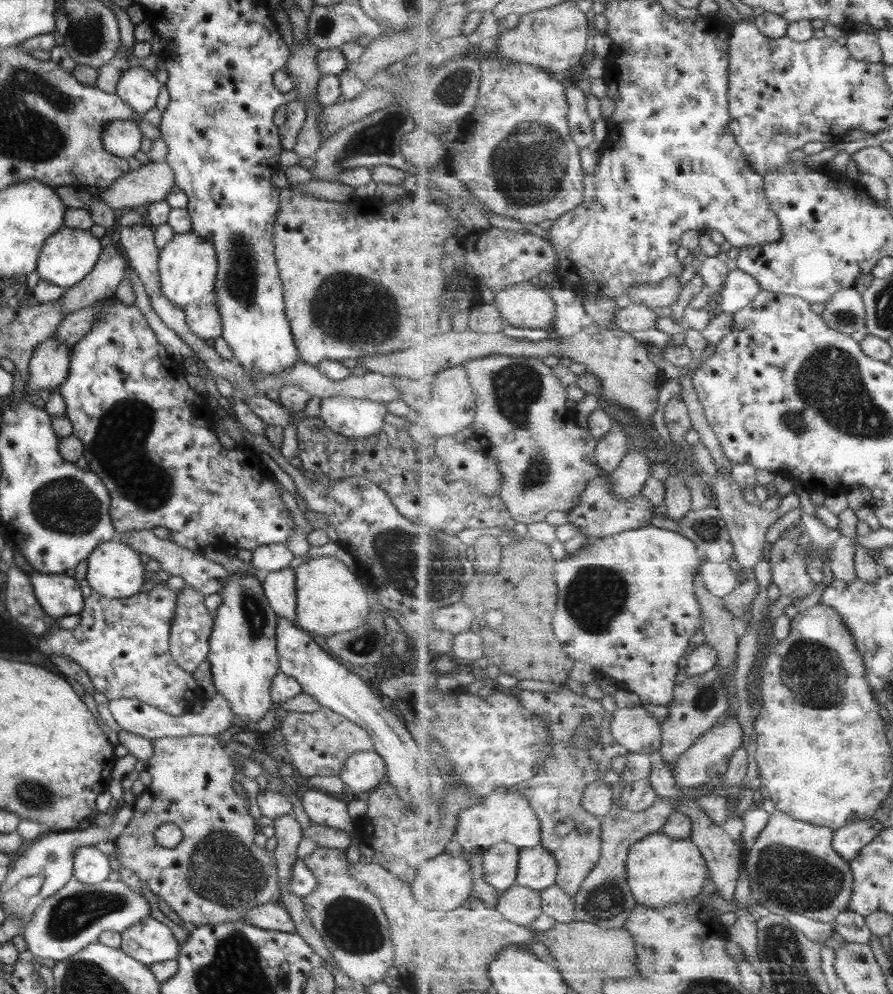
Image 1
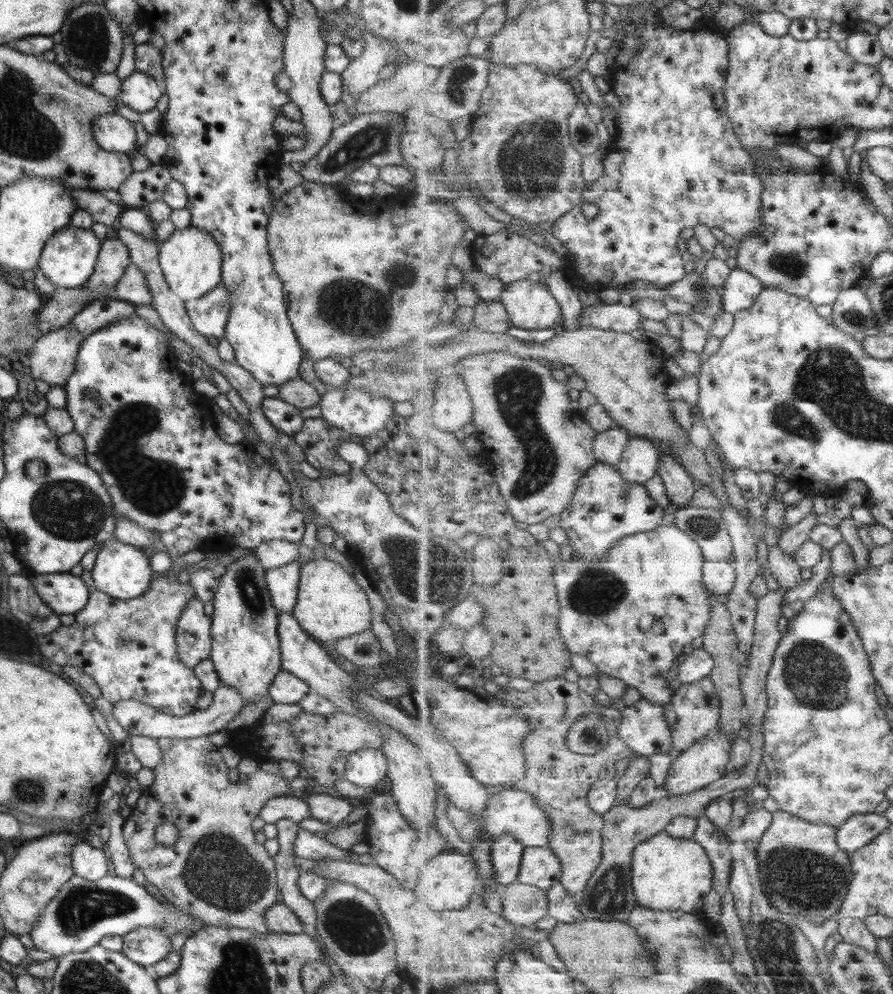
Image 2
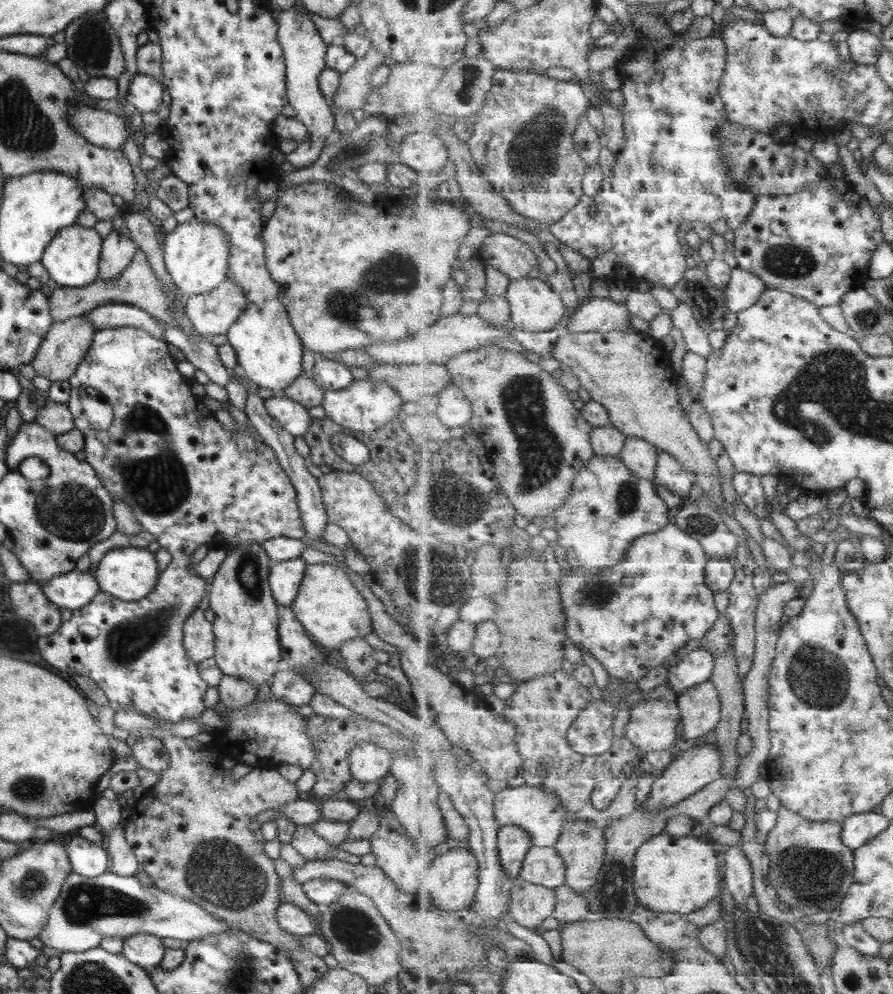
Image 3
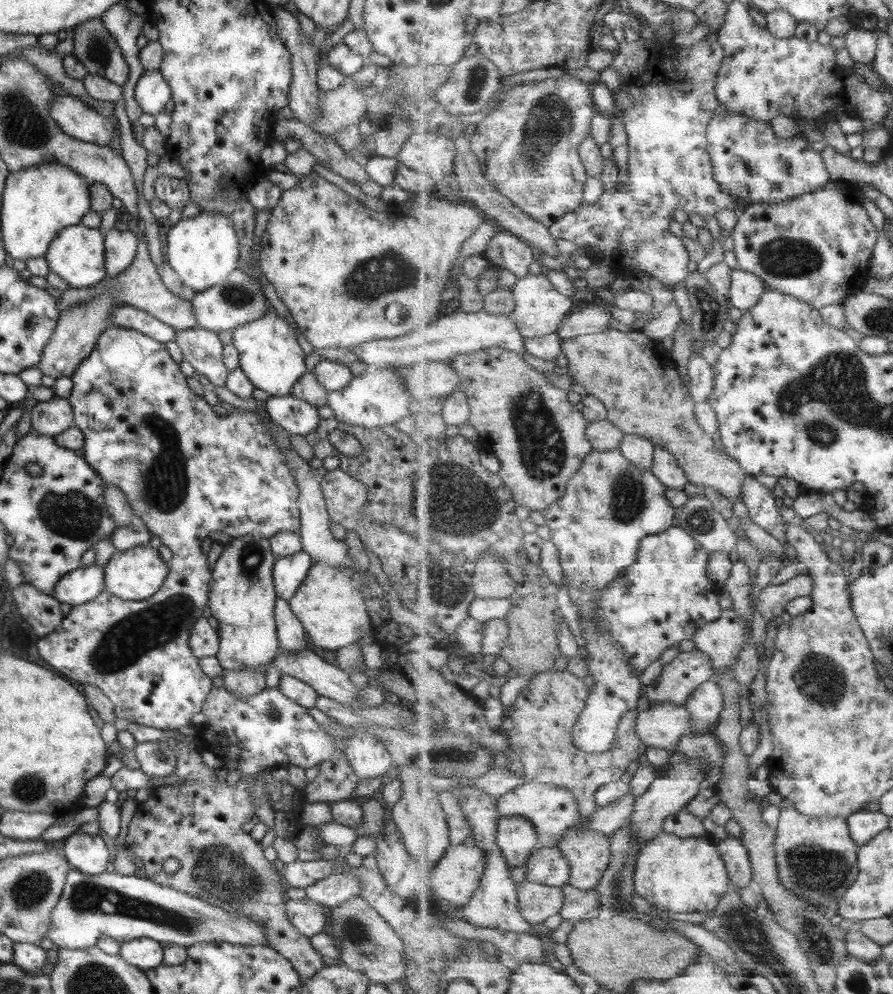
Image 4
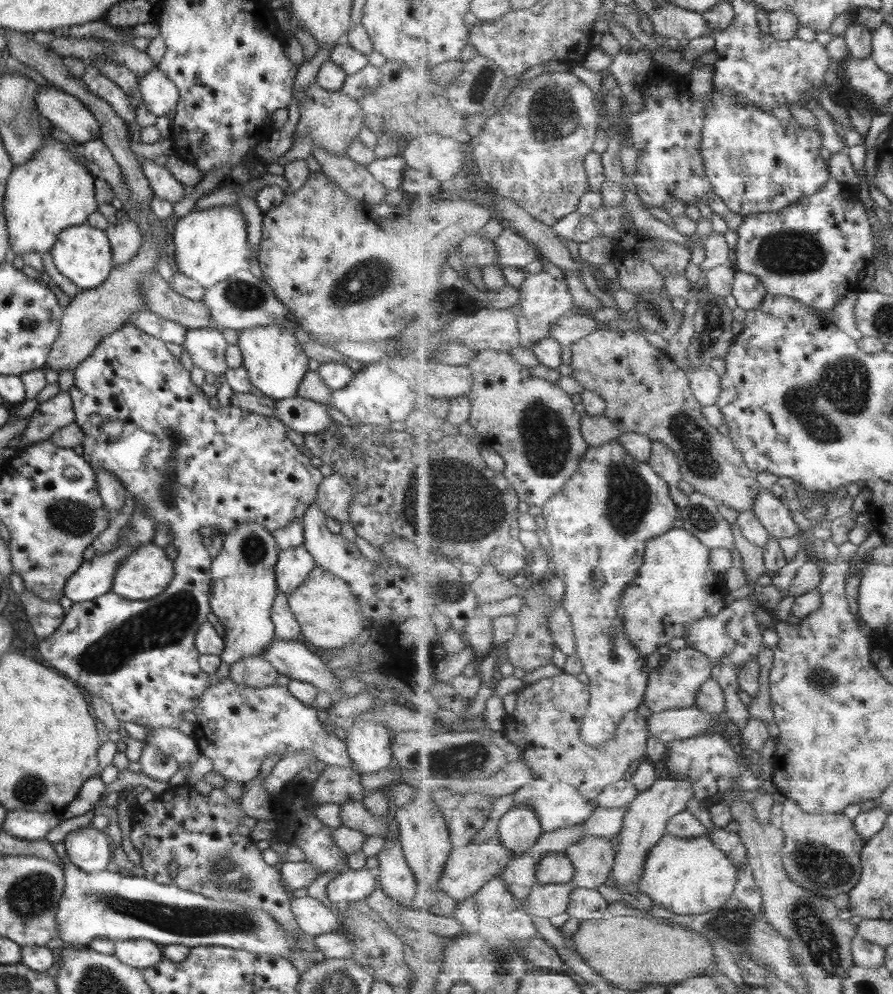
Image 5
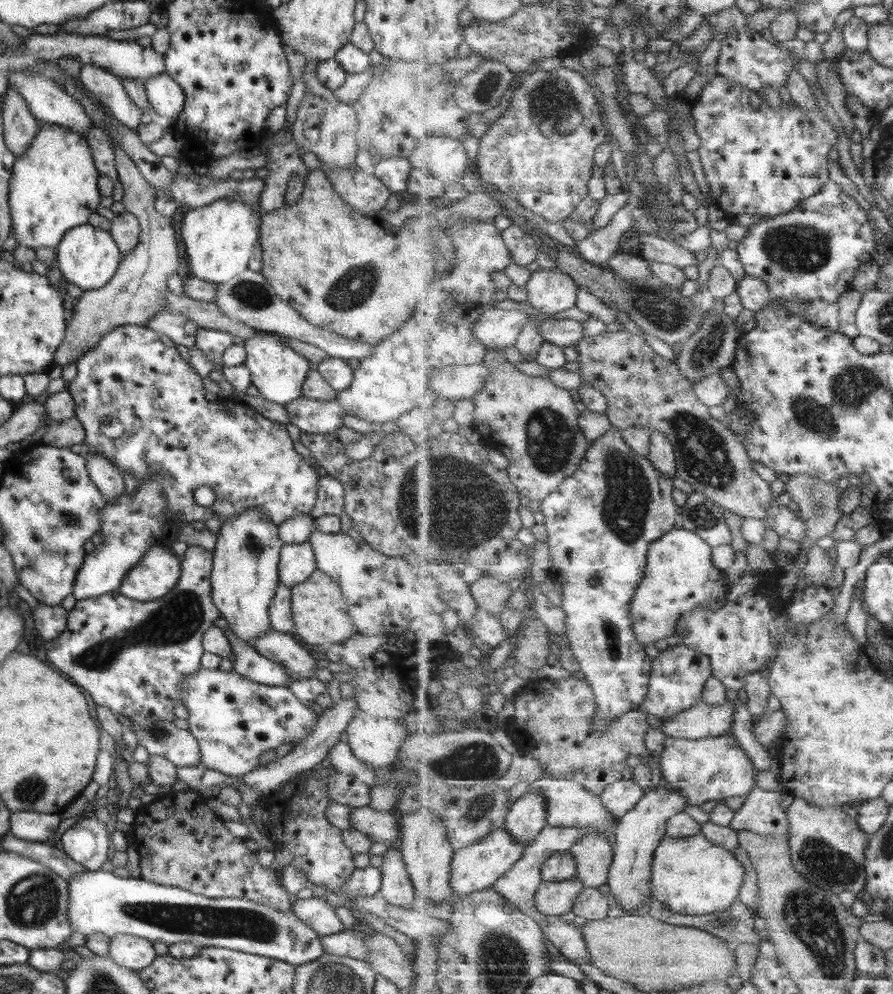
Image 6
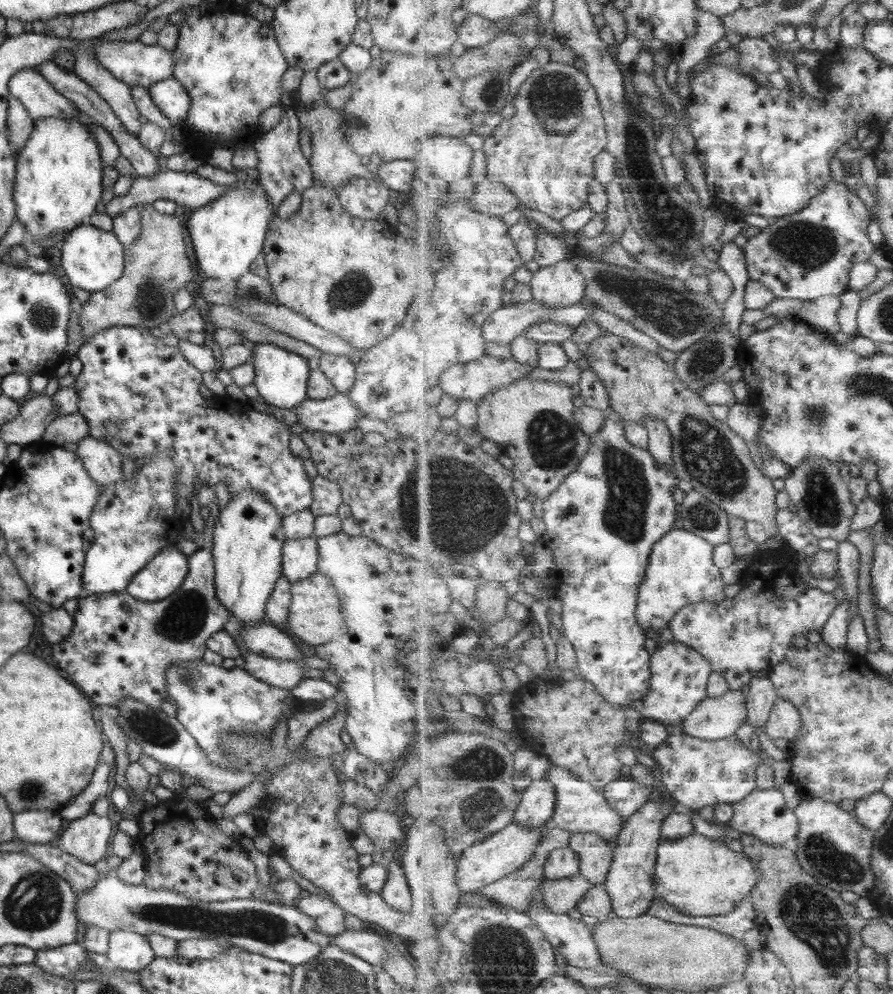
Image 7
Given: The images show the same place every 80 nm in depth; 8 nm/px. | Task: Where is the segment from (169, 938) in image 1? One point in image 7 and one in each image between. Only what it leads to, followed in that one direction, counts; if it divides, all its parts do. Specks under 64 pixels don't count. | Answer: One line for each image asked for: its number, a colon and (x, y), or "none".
2: (143, 945)
3: (142, 949)
4: (144, 953)
5: (139, 953)
6: (134, 953)
7: (127, 951)

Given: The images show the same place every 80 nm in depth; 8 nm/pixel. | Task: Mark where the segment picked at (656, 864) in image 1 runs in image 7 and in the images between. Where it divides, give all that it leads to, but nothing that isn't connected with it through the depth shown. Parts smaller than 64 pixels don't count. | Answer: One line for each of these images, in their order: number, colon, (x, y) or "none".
2: (668, 873)
3: (676, 875)
4: (675, 874)
5: (692, 876)
6: (692, 875)
7: (700, 876)

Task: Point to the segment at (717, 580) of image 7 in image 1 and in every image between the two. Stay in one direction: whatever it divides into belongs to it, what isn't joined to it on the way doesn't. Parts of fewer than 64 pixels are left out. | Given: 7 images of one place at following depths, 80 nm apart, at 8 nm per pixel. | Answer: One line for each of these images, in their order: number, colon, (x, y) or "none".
1: (628, 605)
2: (634, 615)
3: (635, 616)
4: (666, 597)
5: (676, 586)
6: (680, 577)

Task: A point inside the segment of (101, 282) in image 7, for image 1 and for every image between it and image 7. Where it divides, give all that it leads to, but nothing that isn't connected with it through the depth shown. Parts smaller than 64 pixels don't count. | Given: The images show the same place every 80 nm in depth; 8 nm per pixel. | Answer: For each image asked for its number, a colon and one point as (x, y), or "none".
1: (67, 255)
2: (67, 258)
3: (71, 257)
4: (75, 254)
5: (81, 253)
6: (87, 257)

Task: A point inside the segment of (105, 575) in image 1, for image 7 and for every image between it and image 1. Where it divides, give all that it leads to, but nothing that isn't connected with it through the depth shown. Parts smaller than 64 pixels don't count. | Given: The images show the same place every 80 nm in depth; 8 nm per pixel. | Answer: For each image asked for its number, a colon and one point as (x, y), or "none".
2: (122, 572)
3: (128, 574)
4: (135, 574)
5: (146, 572)
6: (154, 576)
7: (159, 578)

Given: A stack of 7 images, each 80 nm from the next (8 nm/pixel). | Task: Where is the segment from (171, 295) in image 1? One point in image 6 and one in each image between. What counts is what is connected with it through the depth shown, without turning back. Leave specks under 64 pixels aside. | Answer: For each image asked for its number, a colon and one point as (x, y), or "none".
2: (190, 259)
3: (194, 254)
4: (202, 250)
5: (209, 245)
6: (218, 238)

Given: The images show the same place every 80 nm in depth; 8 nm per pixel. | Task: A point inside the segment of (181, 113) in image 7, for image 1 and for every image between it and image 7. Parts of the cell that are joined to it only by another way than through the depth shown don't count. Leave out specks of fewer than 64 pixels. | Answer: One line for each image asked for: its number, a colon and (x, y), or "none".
1: (137, 87)
2: (139, 92)
3: (145, 94)
4: (151, 94)
5: (157, 94)
6: (165, 98)

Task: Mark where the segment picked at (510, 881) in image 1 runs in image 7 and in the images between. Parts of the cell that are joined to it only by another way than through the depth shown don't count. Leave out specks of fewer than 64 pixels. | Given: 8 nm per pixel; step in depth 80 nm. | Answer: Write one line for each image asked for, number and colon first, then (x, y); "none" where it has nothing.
2: (507, 852)
3: (514, 842)
4: (517, 837)
5: (520, 827)
6: (528, 816)
7: (537, 808)

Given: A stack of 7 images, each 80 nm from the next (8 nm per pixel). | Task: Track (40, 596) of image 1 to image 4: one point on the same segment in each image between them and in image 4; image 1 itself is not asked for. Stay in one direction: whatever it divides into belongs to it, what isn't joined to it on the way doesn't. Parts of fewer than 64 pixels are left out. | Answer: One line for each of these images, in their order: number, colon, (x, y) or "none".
2: (64, 594)
3: (72, 590)
4: (81, 585)

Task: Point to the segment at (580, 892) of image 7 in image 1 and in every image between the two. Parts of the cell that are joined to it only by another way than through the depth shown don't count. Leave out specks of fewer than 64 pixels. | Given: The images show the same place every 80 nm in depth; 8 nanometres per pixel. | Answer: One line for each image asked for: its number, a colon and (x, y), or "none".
1: (521, 904)
2: (523, 904)
3: (531, 903)
4: (537, 902)
5: (545, 900)
6: (553, 898)

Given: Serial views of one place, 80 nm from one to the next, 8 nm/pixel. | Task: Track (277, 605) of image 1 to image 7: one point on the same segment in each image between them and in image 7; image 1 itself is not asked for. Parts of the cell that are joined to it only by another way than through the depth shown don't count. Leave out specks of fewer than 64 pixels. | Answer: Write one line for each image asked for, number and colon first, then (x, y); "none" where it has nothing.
2: (282, 583)
3: (284, 578)
4: (288, 573)
5: (292, 566)
6: (296, 561)
7: (299, 556)

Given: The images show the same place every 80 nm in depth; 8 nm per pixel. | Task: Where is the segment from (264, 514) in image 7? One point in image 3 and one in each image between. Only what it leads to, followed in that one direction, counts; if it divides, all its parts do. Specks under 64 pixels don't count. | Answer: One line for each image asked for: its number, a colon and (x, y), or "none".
3: (246, 645)
4: (241, 597)
5: (243, 587)
6: (244, 577)

